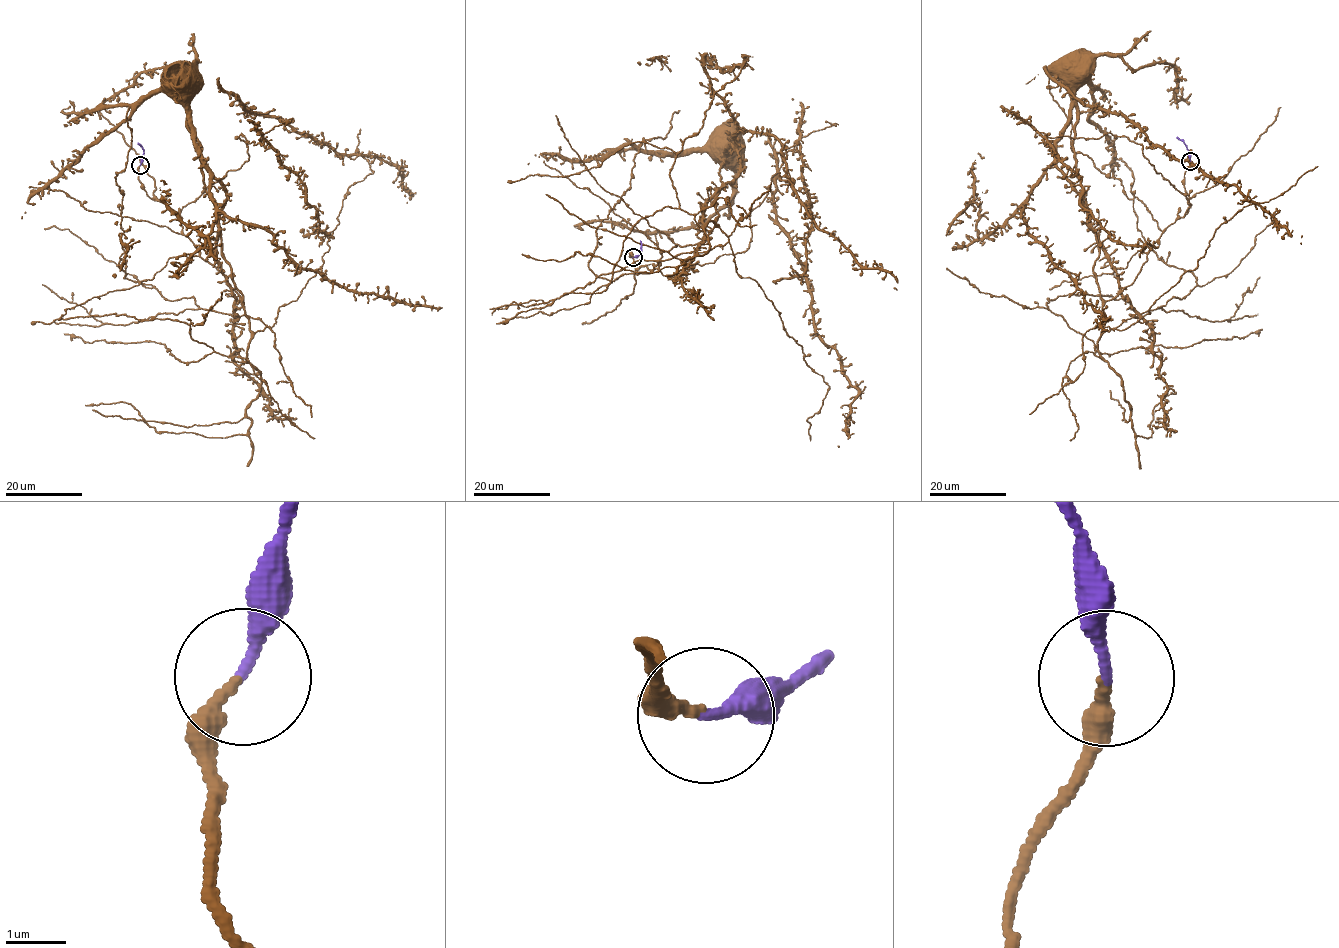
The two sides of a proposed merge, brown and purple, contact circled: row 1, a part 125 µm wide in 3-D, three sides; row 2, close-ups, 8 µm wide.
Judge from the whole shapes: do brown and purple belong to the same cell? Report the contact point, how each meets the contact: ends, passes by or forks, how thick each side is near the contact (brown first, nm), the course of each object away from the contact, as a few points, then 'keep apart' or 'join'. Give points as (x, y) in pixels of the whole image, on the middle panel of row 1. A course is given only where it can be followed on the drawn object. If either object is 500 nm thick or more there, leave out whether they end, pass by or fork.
place (633, 257); brown ends; purple ends; calibres 240 and 180 nm; course brown (632, 257), (629, 253), (653, 270), (663, 251), (702, 240), (702, 211), (723, 185), (724, 135); course purple (633, 257), (641, 253), (640, 241); join

